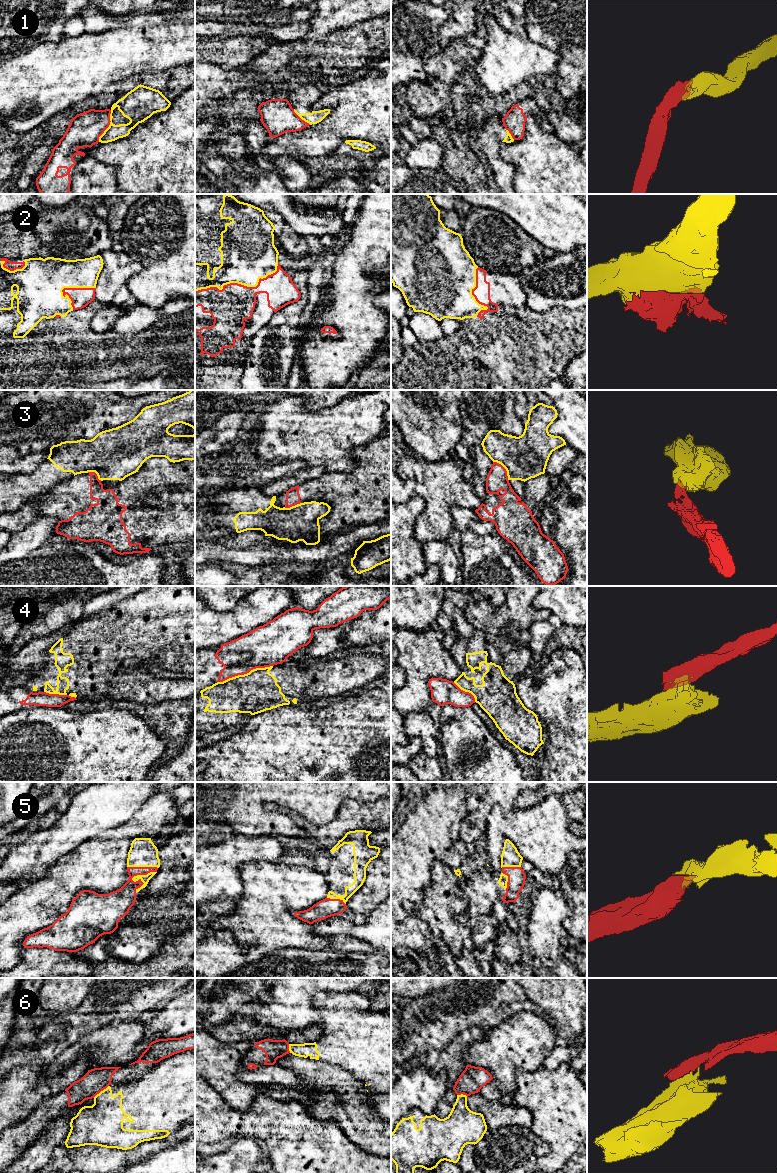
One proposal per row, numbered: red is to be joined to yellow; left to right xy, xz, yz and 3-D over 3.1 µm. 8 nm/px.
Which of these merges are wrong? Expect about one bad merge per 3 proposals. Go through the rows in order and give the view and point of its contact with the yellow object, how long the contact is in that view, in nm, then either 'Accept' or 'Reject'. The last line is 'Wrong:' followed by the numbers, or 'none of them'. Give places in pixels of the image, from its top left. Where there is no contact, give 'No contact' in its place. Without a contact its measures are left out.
1: Touches yellow at xy (109, 126). Shared border 280 nm. Reject
2: Touches yellow at xz (240, 283). Shared border 700 nm. Accept
3: Touches yellow at yz (505, 468). Shared border 200 nm. Reject
4: Touches yellow at xz (245, 674). Shared border 460 nm. Reject
5: Touches yellow at xy (134, 876). Shared border 240 nm. Accept
6: Touches yellow at xy (101, 1091). Shared border 160 nm. Reject
Wrong: 1, 3, 4, 6

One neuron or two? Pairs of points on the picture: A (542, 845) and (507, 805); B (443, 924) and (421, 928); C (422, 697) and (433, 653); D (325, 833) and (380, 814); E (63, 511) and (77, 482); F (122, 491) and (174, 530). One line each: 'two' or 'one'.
A: two
B: two
C: one
D: one
E: one
F: one

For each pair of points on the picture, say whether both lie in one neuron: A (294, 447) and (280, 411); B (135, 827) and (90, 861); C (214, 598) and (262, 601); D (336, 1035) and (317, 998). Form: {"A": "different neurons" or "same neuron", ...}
{"A": "same neuron", "B": "same neuron", "C": "different neurons", "D": "same neuron"}

